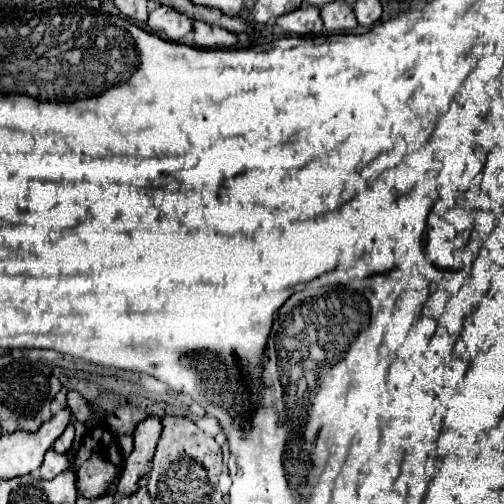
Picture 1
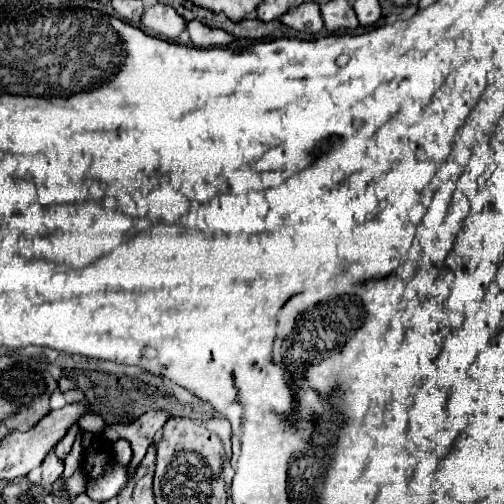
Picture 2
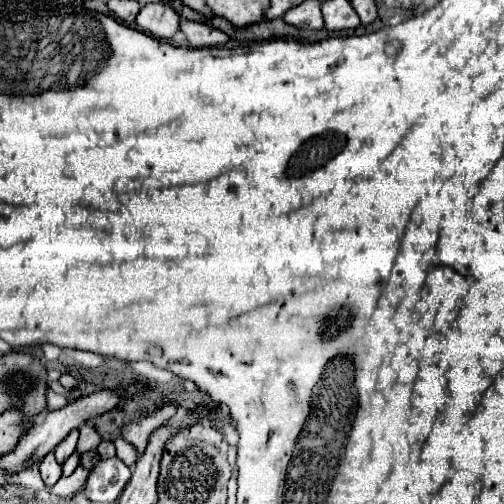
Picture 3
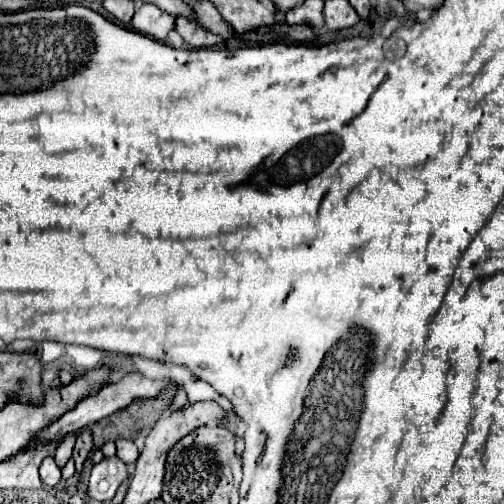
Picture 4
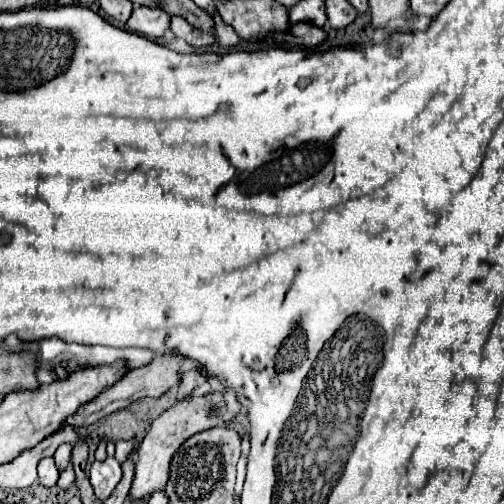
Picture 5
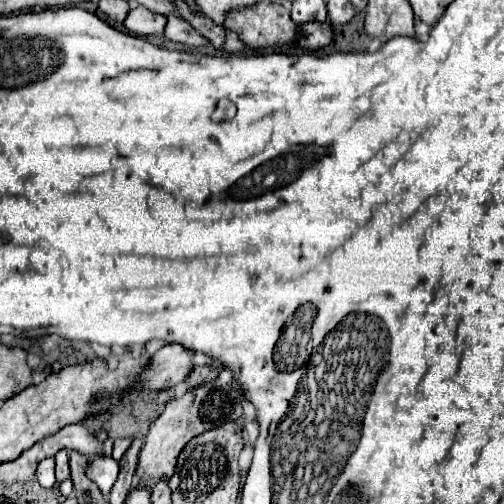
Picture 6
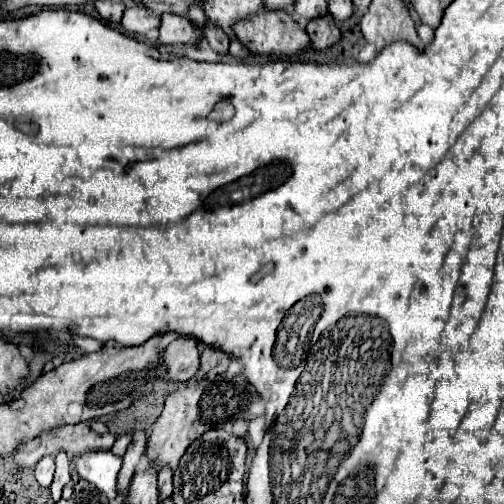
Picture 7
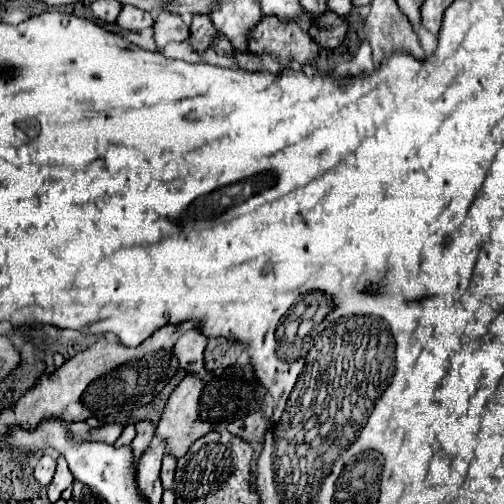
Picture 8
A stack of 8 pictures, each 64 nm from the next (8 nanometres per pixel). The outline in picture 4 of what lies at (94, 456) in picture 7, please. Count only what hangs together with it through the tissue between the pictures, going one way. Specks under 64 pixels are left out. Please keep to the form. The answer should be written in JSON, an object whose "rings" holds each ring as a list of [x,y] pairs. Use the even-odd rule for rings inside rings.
{"rings":[[[116,456],[104,458],[102,462],[92,466],[90,484],[88,484],[88,496],[102,502],[102,496],[114,496],[116,488],[126,478],[128,478],[128,472],[126,472],[124,462],[120,462]]]}

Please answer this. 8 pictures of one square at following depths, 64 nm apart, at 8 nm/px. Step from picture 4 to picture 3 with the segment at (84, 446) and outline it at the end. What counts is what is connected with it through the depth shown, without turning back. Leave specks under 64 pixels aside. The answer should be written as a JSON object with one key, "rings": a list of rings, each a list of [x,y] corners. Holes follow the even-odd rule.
{"rings":[[[84,424],[84,428],[80,428],[80,438],[78,438],[76,452],[82,456],[82,454],[88,452],[88,450],[96,450],[98,444],[100,444],[98,432],[96,432],[90,424]]]}

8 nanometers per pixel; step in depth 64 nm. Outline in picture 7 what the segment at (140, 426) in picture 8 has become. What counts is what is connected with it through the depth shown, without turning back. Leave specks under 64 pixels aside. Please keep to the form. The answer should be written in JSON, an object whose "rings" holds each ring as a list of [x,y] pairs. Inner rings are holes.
{"rings":[[[136,430],[136,432],[134,432],[134,438],[132,438],[132,442],[130,442],[130,446],[128,446],[126,454],[124,454],[124,466],[122,466],[122,470],[120,470],[120,490],[122,490],[122,492],[128,490],[130,478],[132,478],[132,474],[134,474],[134,470],[140,466],[140,460],[142,460],[142,456],[144,456],[146,444],[148,444],[146,440],[148,440],[146,430],[144,430],[144,432],[142,432],[142,430]]]}

